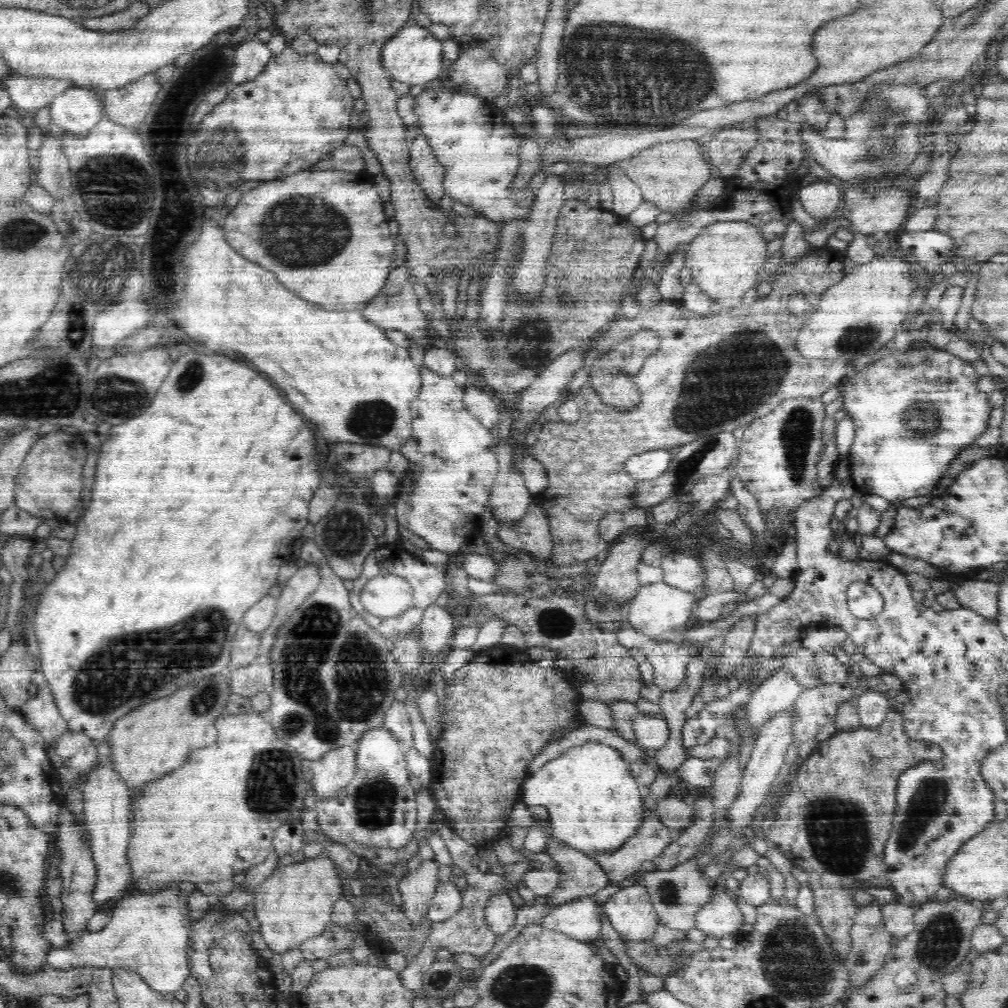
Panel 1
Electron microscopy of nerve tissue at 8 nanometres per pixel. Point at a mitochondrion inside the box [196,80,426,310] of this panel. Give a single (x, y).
(283, 219)

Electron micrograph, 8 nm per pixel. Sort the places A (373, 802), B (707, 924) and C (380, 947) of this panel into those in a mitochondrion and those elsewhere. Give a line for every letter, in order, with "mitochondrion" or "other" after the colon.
A: mitochondrion
B: other
C: other

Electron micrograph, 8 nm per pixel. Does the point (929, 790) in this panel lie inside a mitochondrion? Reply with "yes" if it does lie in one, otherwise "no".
yes

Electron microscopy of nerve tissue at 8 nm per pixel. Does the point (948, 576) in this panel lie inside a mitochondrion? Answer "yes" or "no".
no

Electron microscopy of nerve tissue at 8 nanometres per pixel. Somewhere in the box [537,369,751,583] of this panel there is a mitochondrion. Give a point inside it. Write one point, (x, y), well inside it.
(688, 465)

